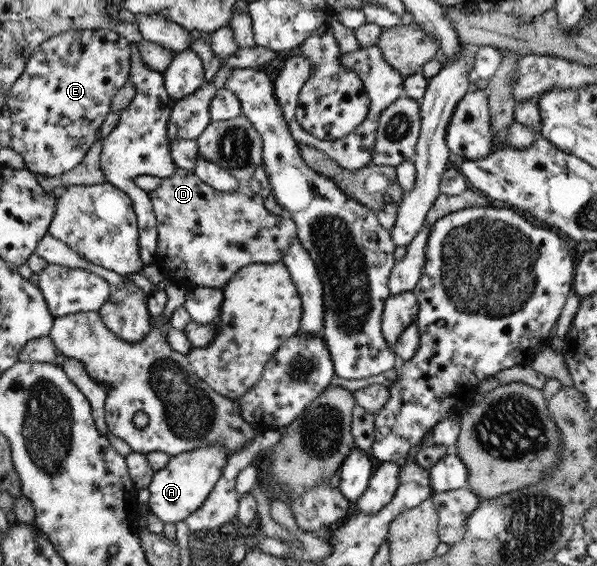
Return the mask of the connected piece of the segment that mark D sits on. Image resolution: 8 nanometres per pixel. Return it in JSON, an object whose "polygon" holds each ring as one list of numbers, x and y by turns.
{"polygon":[[177,167,171,177,161,178,156,190,148,192,156,218,157,247,152,263,159,266,166,282,177,281,187,288,203,286,224,288,235,273,252,263,283,261,283,254,297,239,296,226,287,214,273,215,265,209,264,198,257,195,249,184,239,183,237,190,219,191,199,175]]}

